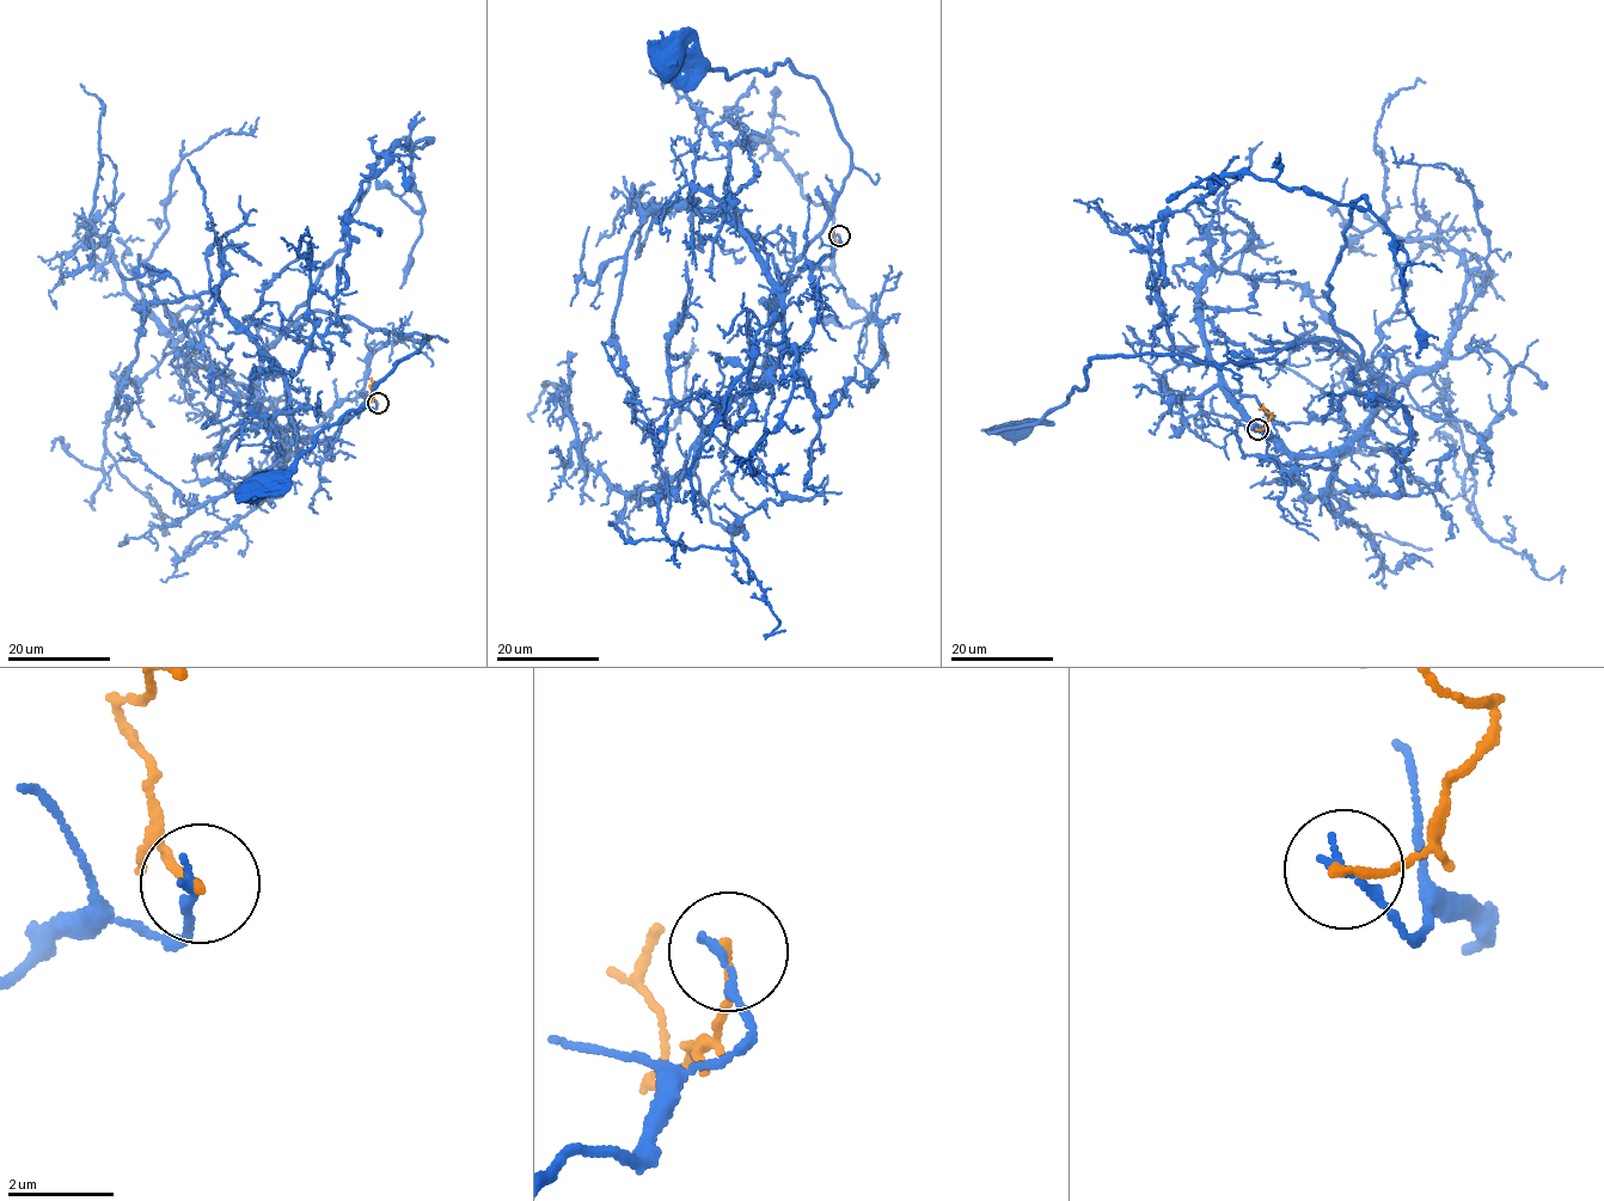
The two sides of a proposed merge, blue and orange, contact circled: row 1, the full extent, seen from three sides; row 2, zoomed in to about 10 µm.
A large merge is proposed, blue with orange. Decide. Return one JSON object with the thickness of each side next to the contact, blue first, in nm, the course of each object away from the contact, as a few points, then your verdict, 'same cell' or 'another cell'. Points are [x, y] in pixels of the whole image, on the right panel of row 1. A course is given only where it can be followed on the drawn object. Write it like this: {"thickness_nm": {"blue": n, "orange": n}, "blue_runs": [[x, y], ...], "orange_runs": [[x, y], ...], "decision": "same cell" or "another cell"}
{"thickness_nm": {"blue": 190, "orange": 160}, "blue_runs": [[1256, 429], [1289, 471], [1327, 469], [1381, 381], [1320, 338], [1254, 361], [1097, 355], [1085, 387], [1012, 433]], "orange_runs": [[1257, 429], [1262, 429], [1272, 415], [1263, 408], [1259, 410]], "decision": "another cell"}

